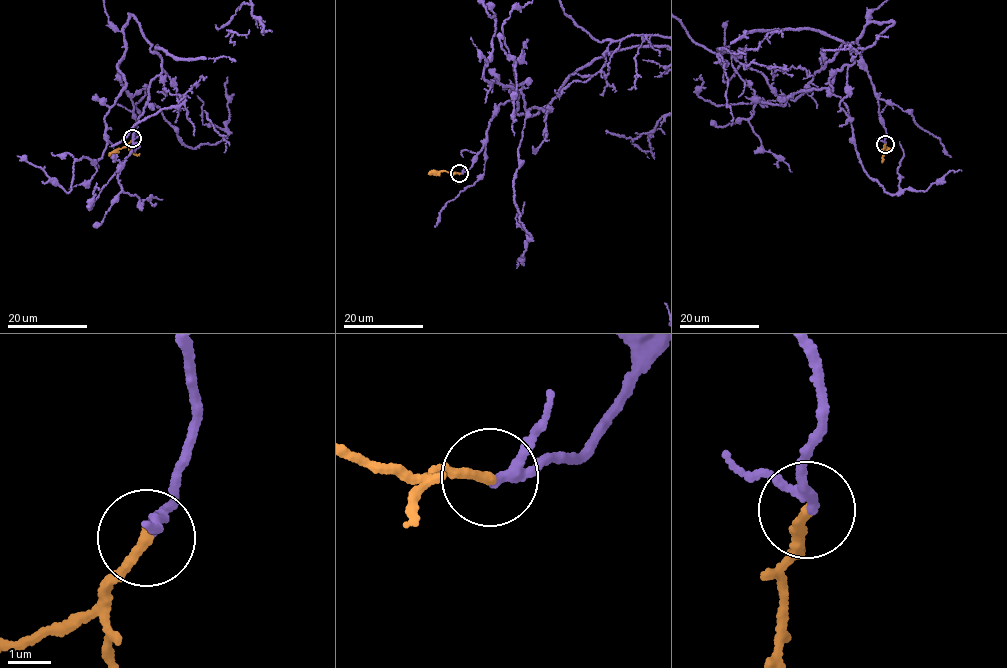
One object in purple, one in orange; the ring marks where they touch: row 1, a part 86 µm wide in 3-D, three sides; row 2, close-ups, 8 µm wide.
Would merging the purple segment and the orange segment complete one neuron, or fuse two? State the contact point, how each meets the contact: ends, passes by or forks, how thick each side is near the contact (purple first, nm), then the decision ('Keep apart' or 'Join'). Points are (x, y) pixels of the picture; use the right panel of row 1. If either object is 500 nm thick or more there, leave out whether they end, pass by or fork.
Place: (885, 144). At the ring purple passes by. At the ring orange ends. Thickness 170 nm (purple) against 240 nm. Join

